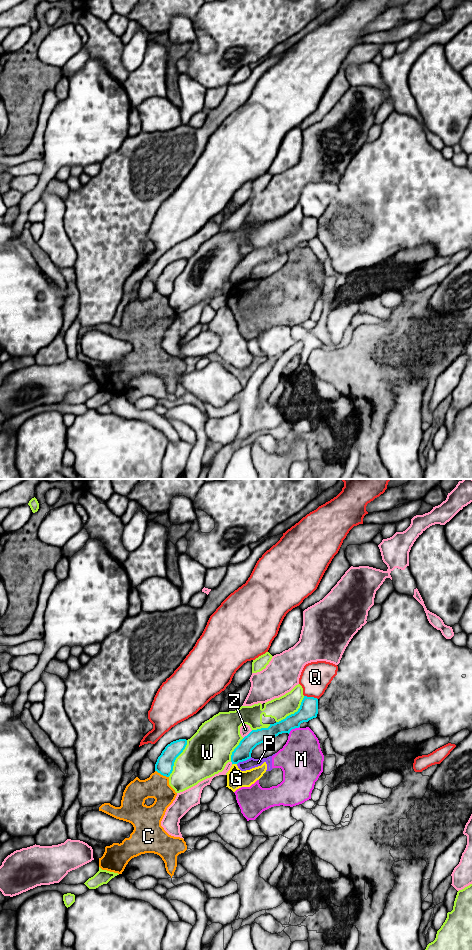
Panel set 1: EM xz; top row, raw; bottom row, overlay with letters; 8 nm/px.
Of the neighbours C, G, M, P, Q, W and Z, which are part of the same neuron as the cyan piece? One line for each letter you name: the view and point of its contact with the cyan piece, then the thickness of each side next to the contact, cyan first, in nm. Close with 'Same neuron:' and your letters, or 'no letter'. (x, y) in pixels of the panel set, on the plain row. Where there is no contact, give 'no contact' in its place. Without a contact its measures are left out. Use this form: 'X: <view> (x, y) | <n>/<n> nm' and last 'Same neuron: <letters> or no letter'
Same neuron: no letter

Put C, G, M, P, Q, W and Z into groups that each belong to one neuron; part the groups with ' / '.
C G M P / Q / W / Z

